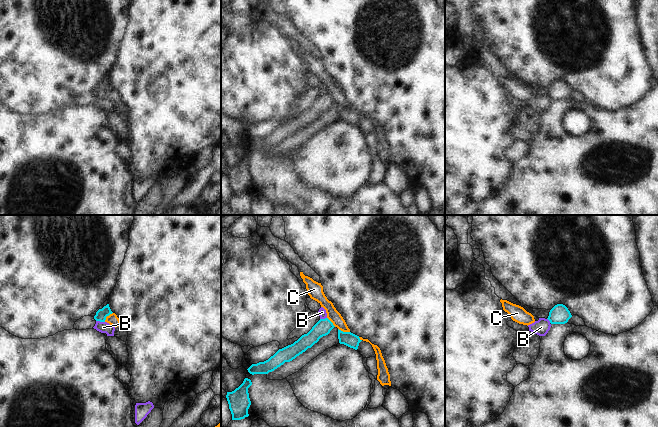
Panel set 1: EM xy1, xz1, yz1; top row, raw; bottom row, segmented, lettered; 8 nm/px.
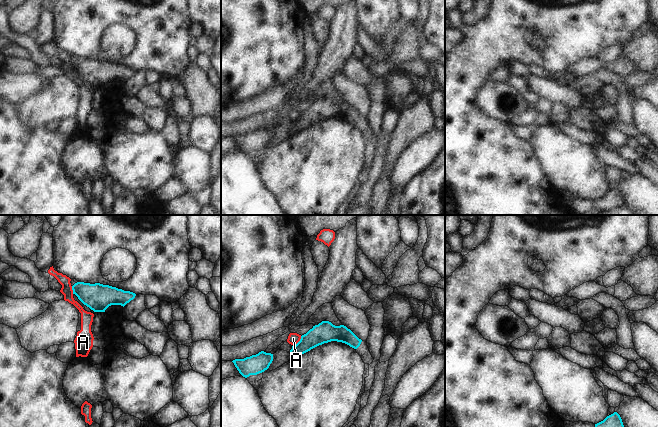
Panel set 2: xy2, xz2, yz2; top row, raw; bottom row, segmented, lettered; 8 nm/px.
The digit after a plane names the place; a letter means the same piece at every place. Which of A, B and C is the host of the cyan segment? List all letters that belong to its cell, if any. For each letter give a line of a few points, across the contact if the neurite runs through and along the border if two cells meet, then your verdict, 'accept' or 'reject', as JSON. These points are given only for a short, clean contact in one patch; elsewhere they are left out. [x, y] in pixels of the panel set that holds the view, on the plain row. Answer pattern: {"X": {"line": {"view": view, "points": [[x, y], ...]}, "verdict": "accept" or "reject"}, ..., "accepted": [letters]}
{"A": {"line": {"view": "xz2", "points": [[301, 112], [293, 121]]}, "verdict": "reject"}, "B": {"line": {"view": "xy1", "points": [[96, 96], [104, 98]]}, "verdict": "reject"}, "C": {"line": {"view": "xz1", "points": [[338, 104], [349, 108]]}, "verdict": "reject"}, "accepted": []}

